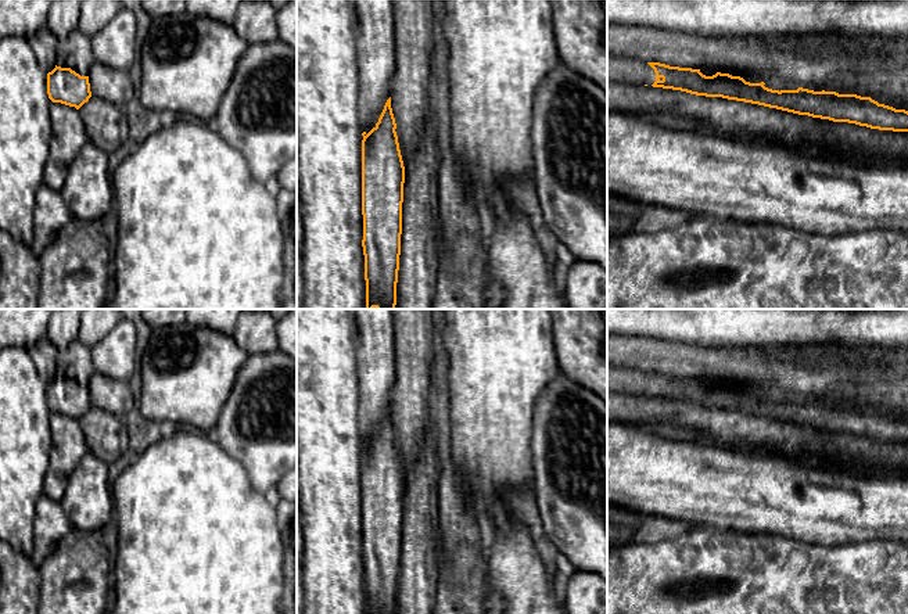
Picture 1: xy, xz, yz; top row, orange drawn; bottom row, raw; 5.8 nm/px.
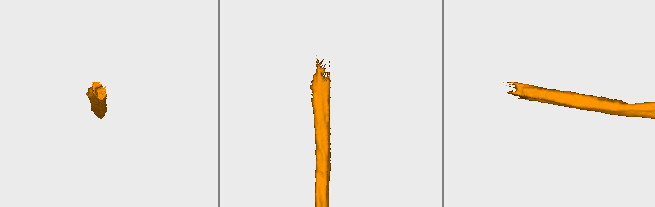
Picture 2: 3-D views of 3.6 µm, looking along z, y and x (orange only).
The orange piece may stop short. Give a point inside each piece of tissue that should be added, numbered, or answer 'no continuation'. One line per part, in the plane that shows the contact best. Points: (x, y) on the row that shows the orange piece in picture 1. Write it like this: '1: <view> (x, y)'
1: yz (624, 69)

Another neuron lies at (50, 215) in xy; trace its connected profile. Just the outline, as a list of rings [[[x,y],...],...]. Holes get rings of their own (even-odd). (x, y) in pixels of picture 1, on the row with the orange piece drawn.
[[[42,184],[36,193],[33,209],[33,241],[30,248],[39,256],[57,237],[58,231],[71,220],[60,191]]]

